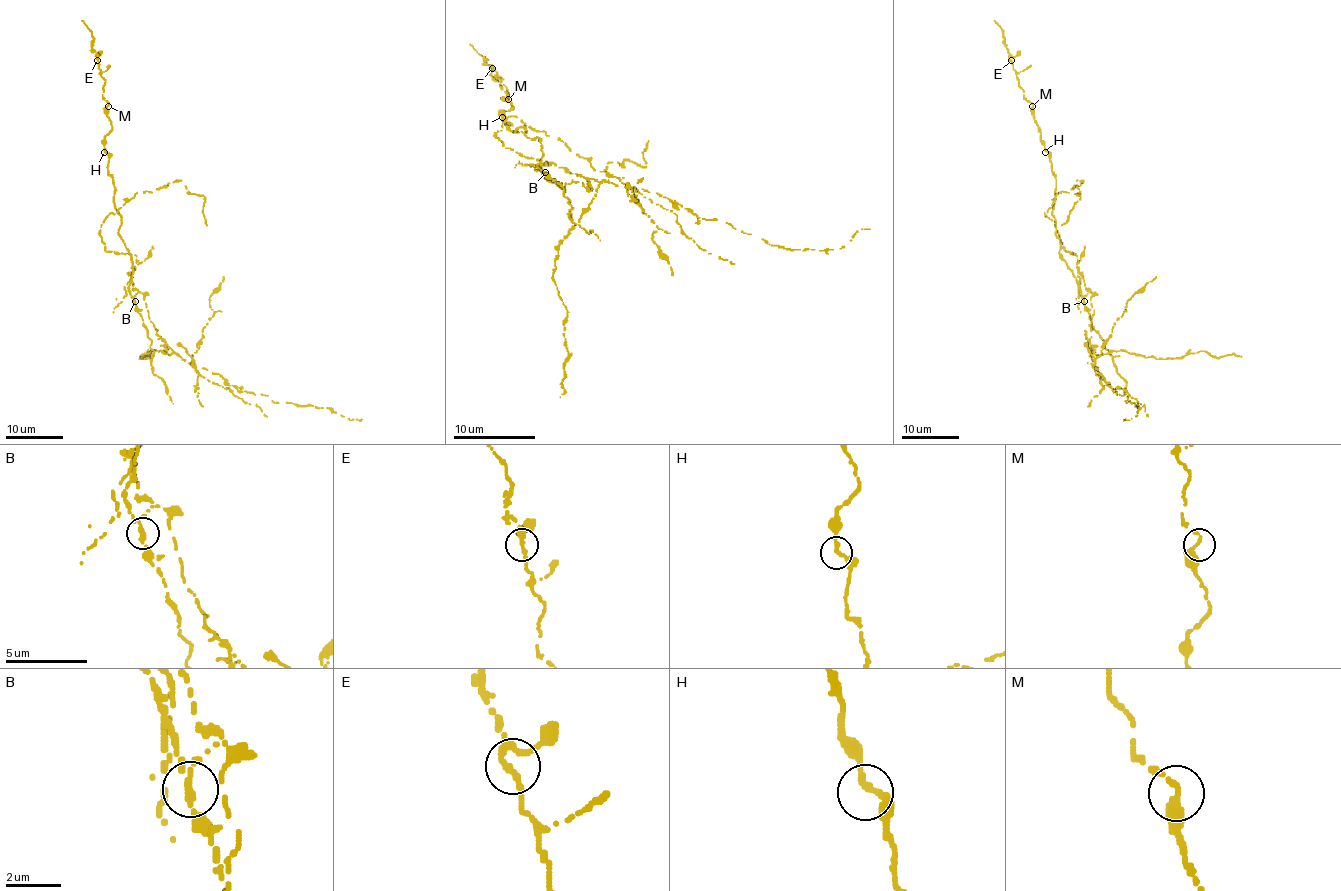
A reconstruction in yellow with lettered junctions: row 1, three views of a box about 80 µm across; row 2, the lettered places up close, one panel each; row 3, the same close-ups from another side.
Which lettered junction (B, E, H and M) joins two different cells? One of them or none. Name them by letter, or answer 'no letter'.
B

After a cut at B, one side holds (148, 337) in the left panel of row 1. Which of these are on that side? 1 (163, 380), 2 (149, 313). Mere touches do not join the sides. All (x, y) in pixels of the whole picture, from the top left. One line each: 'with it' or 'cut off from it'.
1: with it
2: cut off from it

